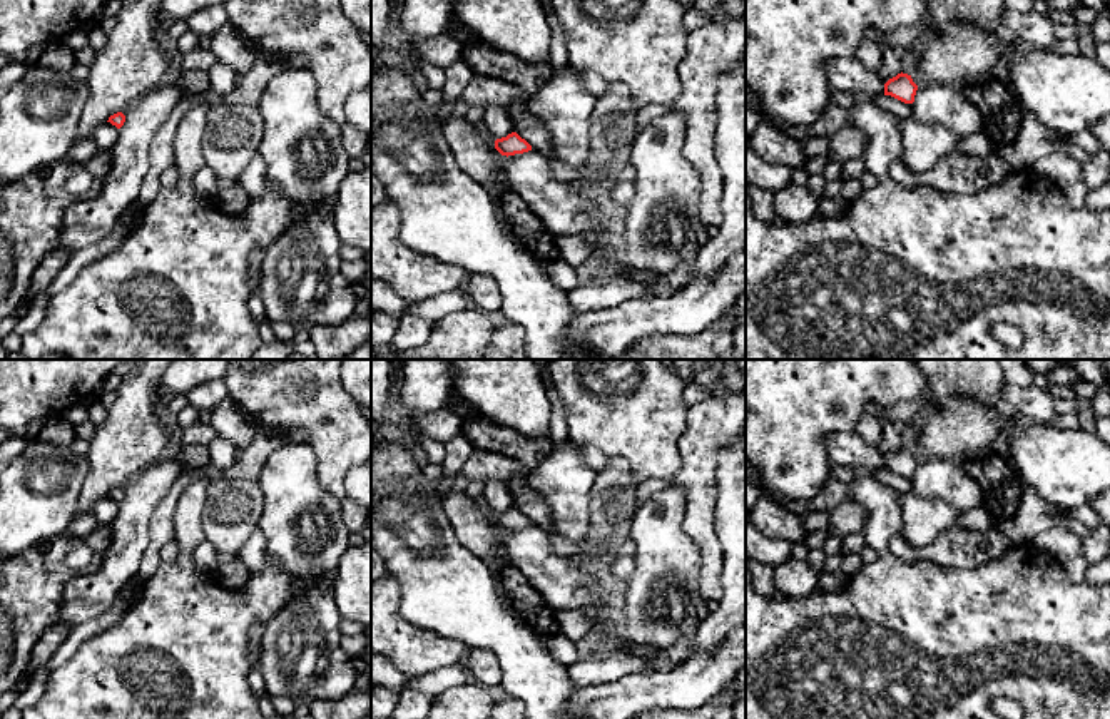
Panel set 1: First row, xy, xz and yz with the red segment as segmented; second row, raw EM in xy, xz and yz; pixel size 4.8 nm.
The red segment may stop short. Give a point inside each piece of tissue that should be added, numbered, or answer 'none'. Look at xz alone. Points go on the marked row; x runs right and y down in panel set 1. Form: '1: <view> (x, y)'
none

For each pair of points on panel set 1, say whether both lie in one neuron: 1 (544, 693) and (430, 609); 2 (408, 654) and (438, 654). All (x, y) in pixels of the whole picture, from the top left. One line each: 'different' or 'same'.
1: same
2: same

